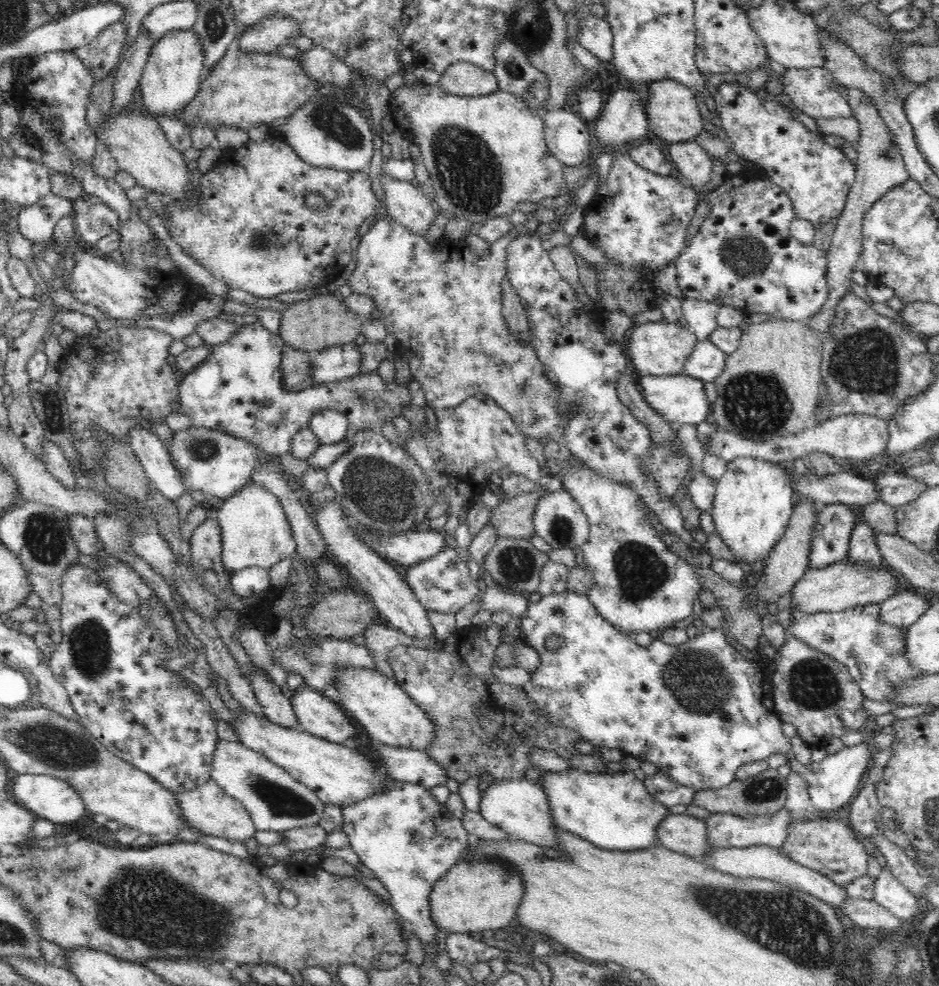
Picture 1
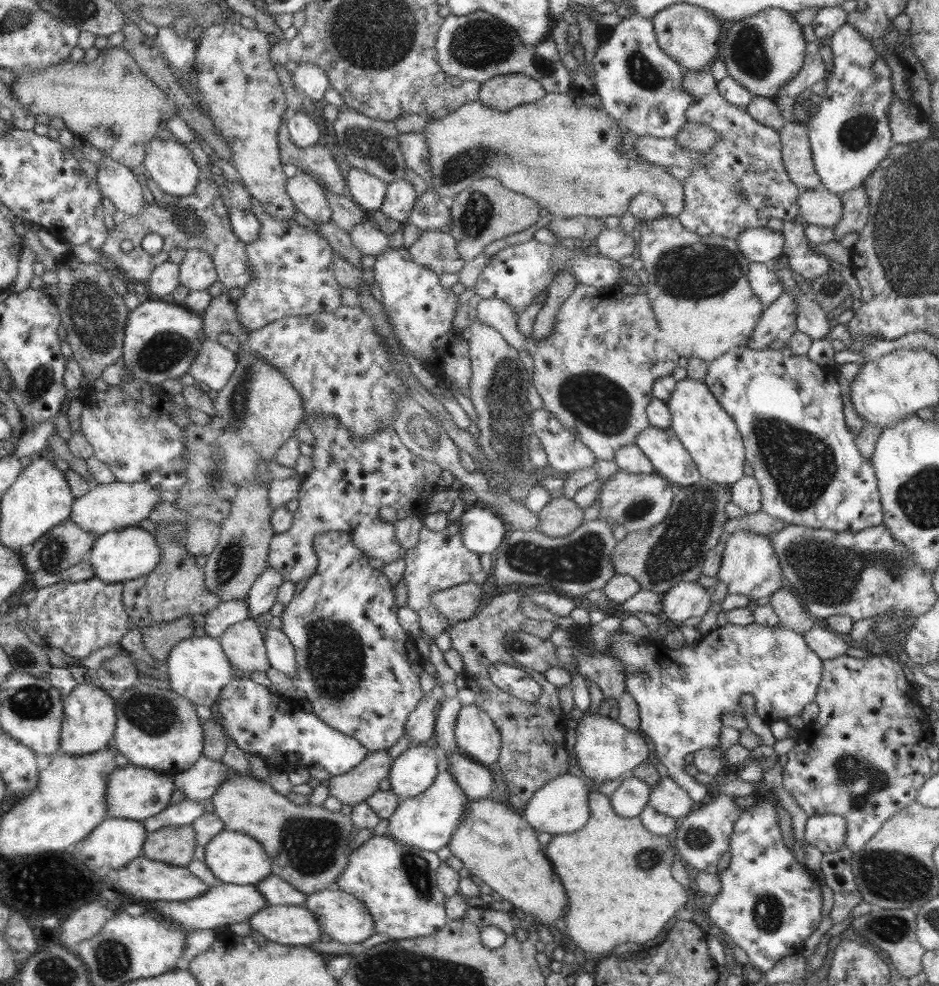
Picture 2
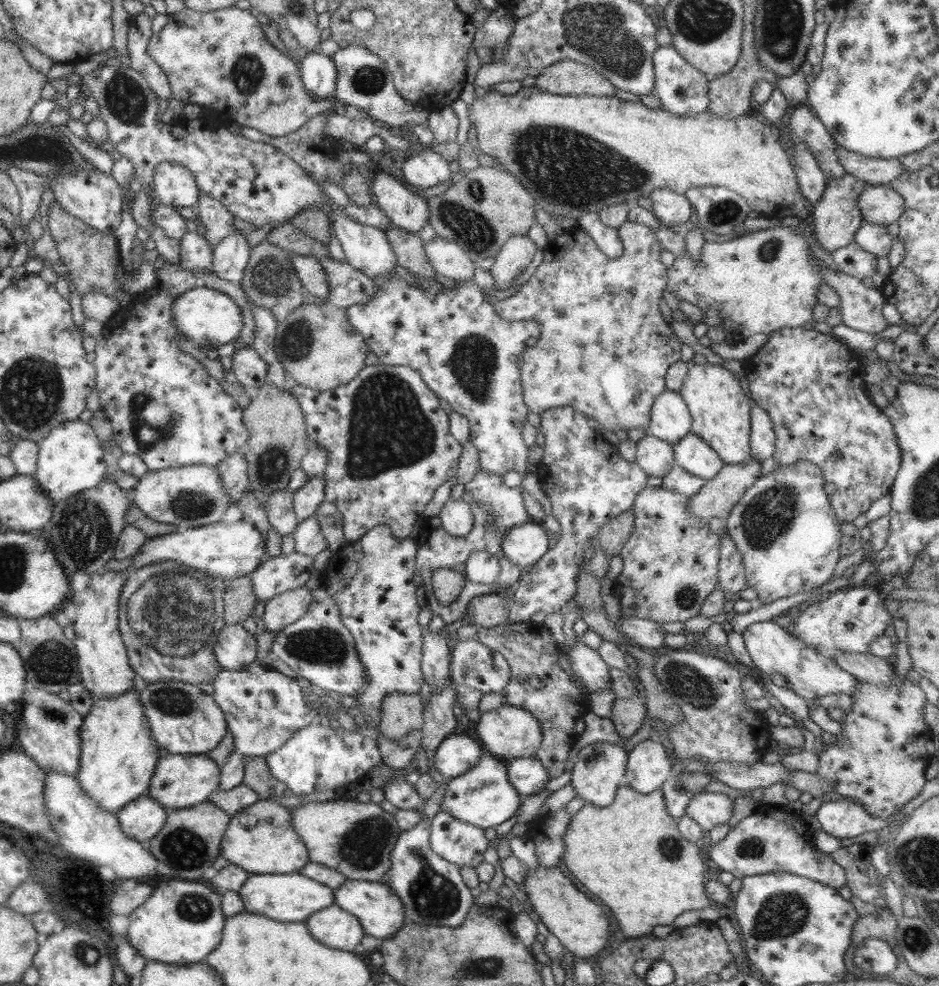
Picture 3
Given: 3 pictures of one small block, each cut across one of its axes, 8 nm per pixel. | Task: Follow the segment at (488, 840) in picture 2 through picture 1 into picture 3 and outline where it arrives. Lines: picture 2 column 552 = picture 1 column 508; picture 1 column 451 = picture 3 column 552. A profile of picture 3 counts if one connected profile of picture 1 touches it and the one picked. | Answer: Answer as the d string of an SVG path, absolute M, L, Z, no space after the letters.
M539 866L535 870L528 870L524 883L532 908L566 950L576 956L589 958L598 955L605 946L609 945L610 920L606 918L604 907L580 892L570 878L564 876L558 868Z

